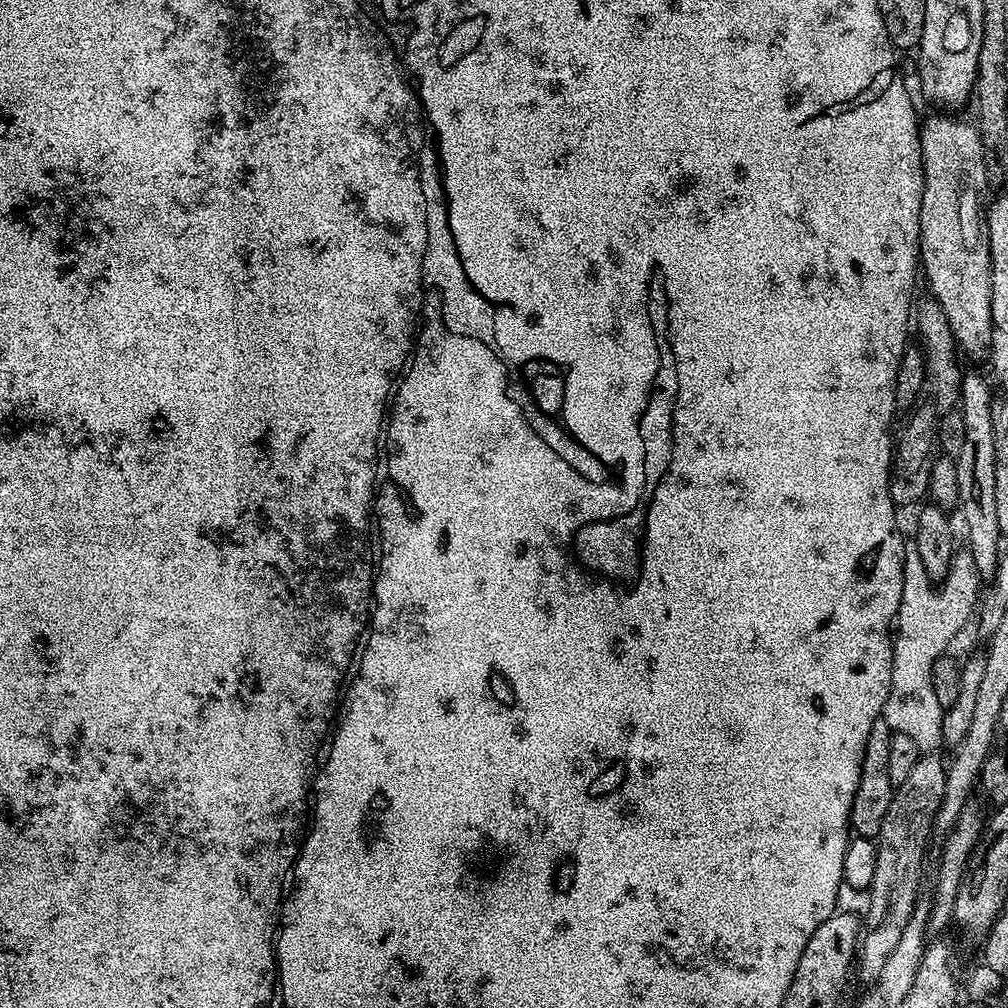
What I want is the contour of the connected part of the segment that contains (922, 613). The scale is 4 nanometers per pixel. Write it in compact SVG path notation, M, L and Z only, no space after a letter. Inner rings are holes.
M914 550L905 551L902 602L894 621L890 694L886 698L882 719L893 732L907 734L921 753L935 753L936 747L944 744L942 722L945 708L938 704L934 694L932 667L936 659L949 651L948 643L963 630L964 623L973 619L981 592L982 581L968 550L957 551L947 576L936 587L930 583L919 554Z

